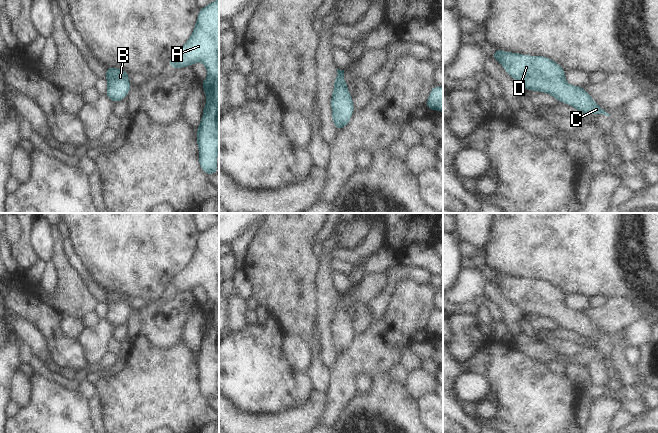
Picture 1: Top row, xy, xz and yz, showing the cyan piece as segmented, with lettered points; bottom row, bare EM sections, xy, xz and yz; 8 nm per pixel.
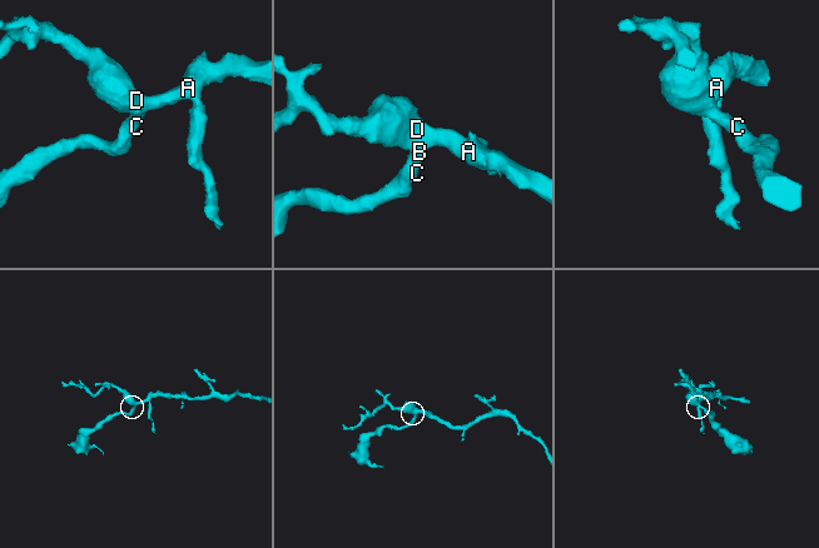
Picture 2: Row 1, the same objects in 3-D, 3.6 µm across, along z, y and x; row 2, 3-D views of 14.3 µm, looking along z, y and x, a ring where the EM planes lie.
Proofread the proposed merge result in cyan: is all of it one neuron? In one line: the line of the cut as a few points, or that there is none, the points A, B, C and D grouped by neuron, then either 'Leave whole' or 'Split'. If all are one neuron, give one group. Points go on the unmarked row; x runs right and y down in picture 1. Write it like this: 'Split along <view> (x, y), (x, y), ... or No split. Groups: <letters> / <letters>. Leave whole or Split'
No split. Groups: A B C D. Leave whole

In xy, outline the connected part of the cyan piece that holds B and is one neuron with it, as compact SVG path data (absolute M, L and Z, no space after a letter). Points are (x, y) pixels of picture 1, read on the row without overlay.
M106 290L106 304L108 307L105 319L115 328L127 322L127 317L131 314L132 308L128 305L129 296L122 293Z

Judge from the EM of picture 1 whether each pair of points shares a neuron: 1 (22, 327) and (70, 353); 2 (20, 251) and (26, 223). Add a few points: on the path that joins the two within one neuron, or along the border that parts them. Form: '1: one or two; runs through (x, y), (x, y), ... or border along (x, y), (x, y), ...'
1: two; border along (24, 319), (31, 322), (42, 334)
2: one; runs through (22, 244), (25, 230)

